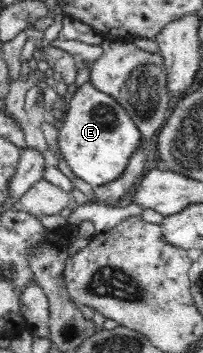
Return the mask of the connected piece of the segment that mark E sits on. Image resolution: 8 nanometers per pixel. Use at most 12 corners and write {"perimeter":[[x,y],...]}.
{"perimeter":[[91,82],[63,110],[59,147],[93,187],[119,179],[143,138]]}

